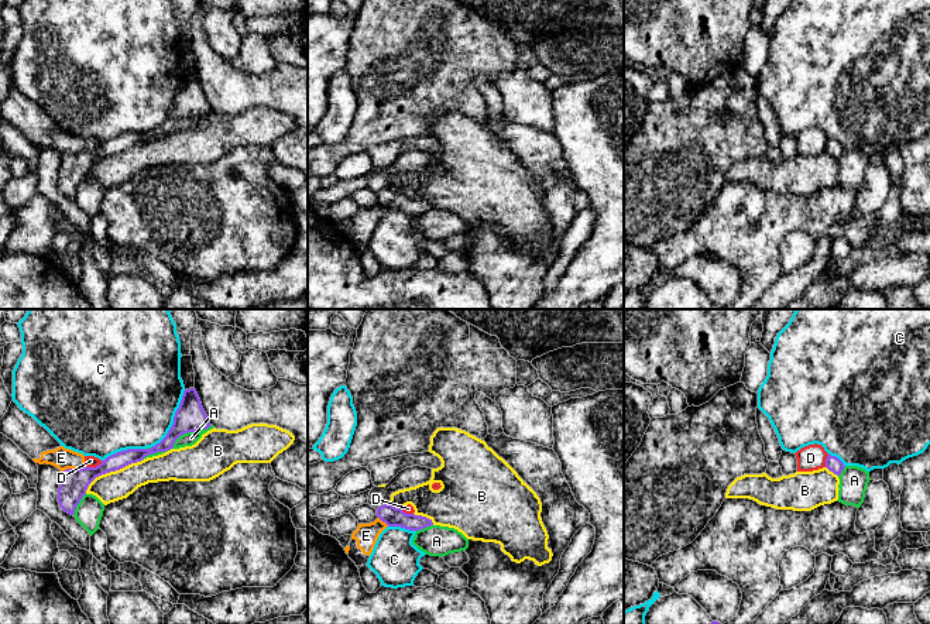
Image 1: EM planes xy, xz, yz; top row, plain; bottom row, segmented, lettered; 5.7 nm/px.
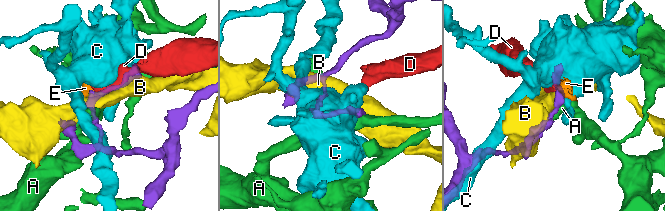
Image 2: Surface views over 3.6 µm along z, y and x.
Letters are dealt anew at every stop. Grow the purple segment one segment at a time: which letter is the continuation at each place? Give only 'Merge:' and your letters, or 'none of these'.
Merge: none of these

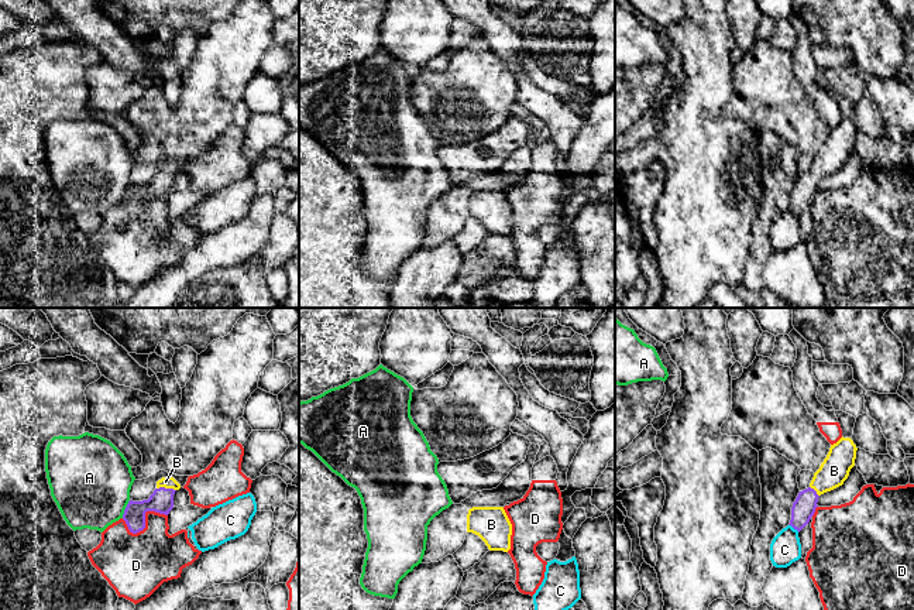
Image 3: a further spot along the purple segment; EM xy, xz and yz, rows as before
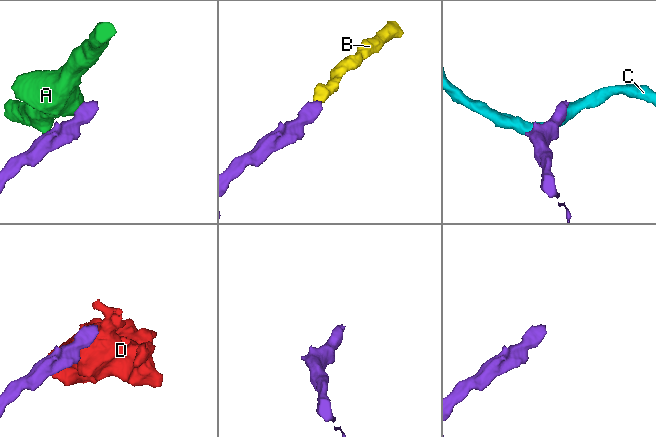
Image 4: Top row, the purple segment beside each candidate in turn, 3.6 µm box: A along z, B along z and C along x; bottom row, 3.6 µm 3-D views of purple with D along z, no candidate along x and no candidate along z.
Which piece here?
Merge: B

